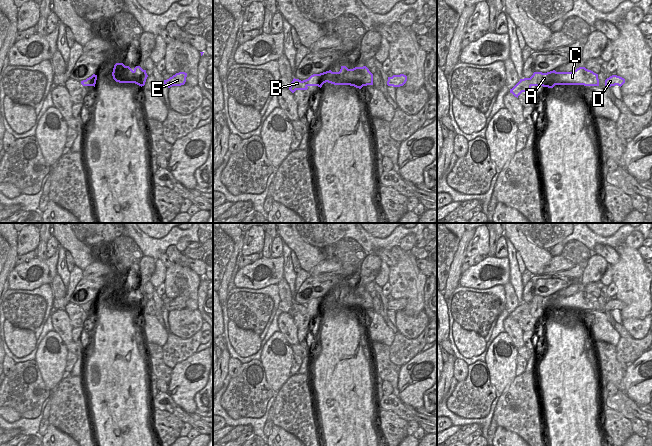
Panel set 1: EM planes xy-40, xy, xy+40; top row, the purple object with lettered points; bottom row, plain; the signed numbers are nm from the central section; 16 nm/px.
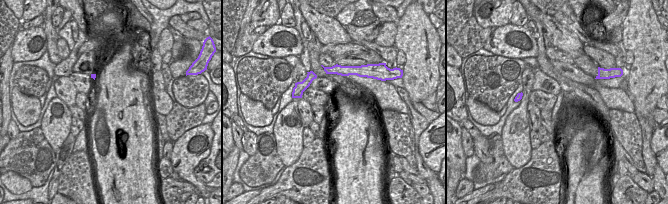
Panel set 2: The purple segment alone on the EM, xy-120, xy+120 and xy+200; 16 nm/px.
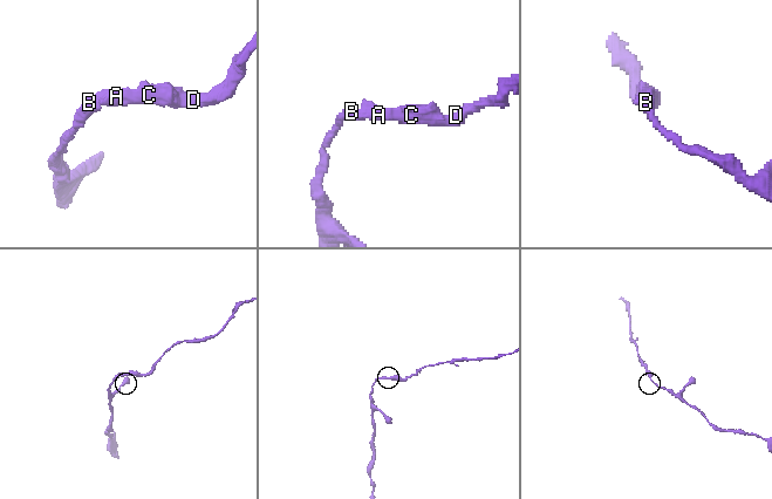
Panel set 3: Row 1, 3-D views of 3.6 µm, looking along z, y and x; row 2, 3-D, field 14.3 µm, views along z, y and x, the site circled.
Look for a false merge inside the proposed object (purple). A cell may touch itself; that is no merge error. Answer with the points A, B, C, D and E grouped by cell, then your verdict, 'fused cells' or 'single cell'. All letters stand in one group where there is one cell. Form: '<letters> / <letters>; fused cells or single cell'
A B C D E; single cell

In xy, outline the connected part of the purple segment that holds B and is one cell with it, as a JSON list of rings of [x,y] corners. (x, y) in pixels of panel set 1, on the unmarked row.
[[[341,290],[339,296],[329,294],[320,298],[313,298],[303,305],[294,302],[289,314],[294,317],[296,314],[307,314],[309,310],[321,312],[326,306],[334,309],[350,309],[361,313],[363,310],[373,309],[373,298],[366,290],[353,293]]]

